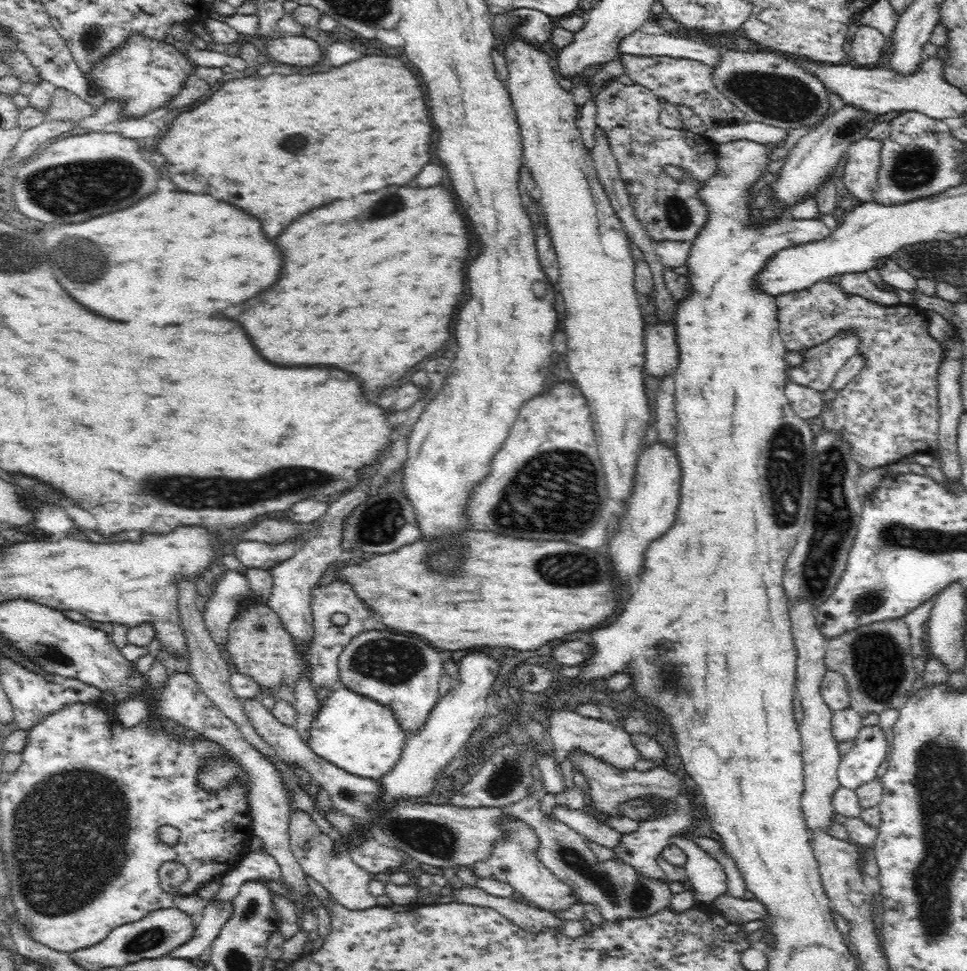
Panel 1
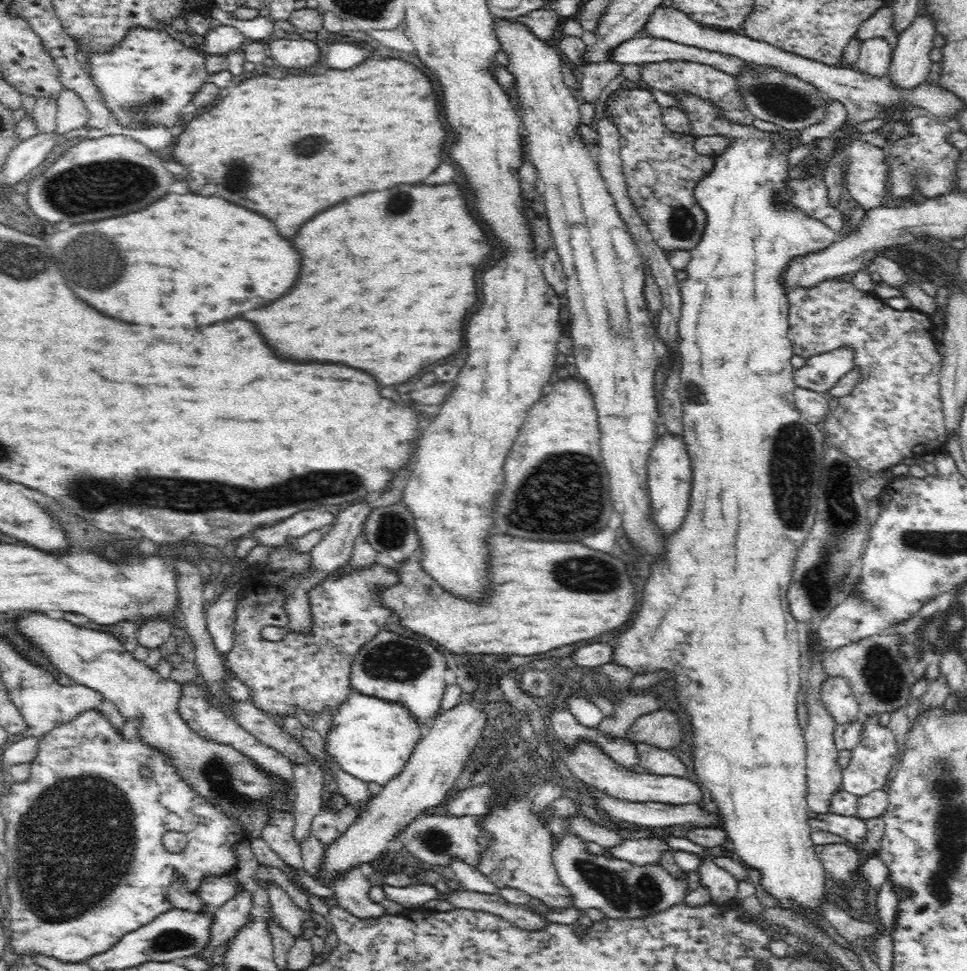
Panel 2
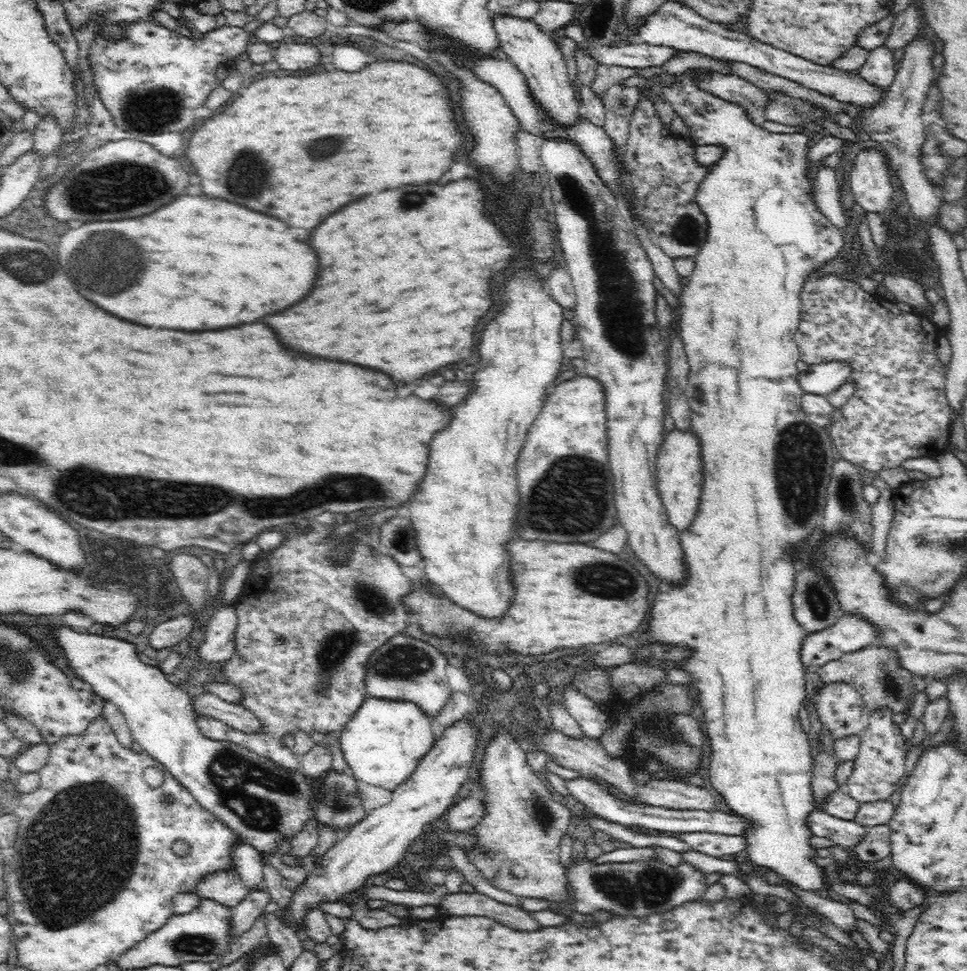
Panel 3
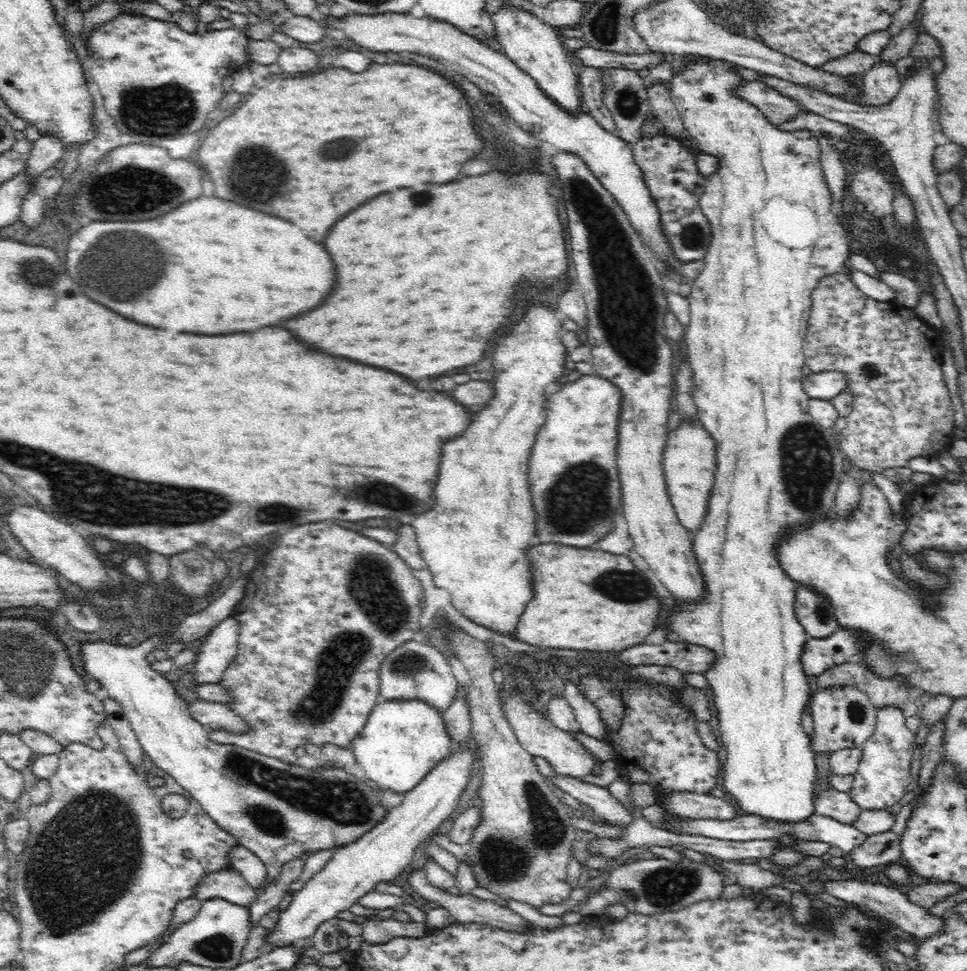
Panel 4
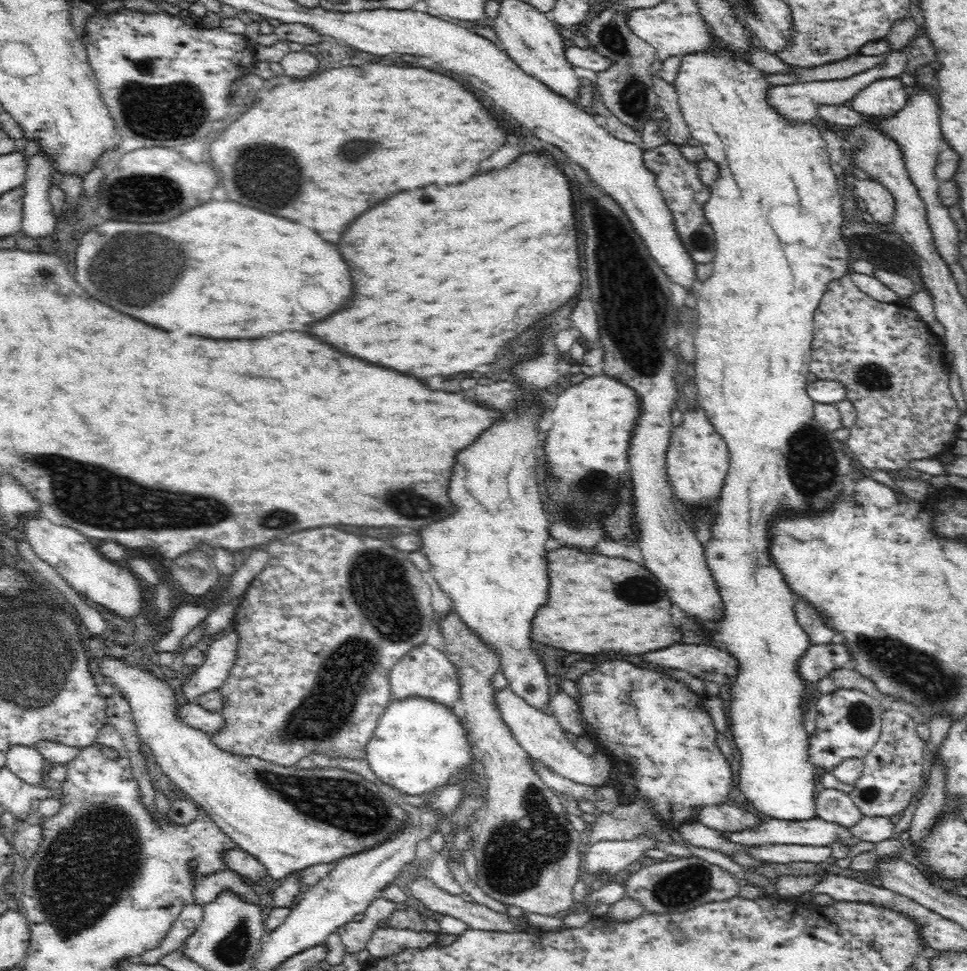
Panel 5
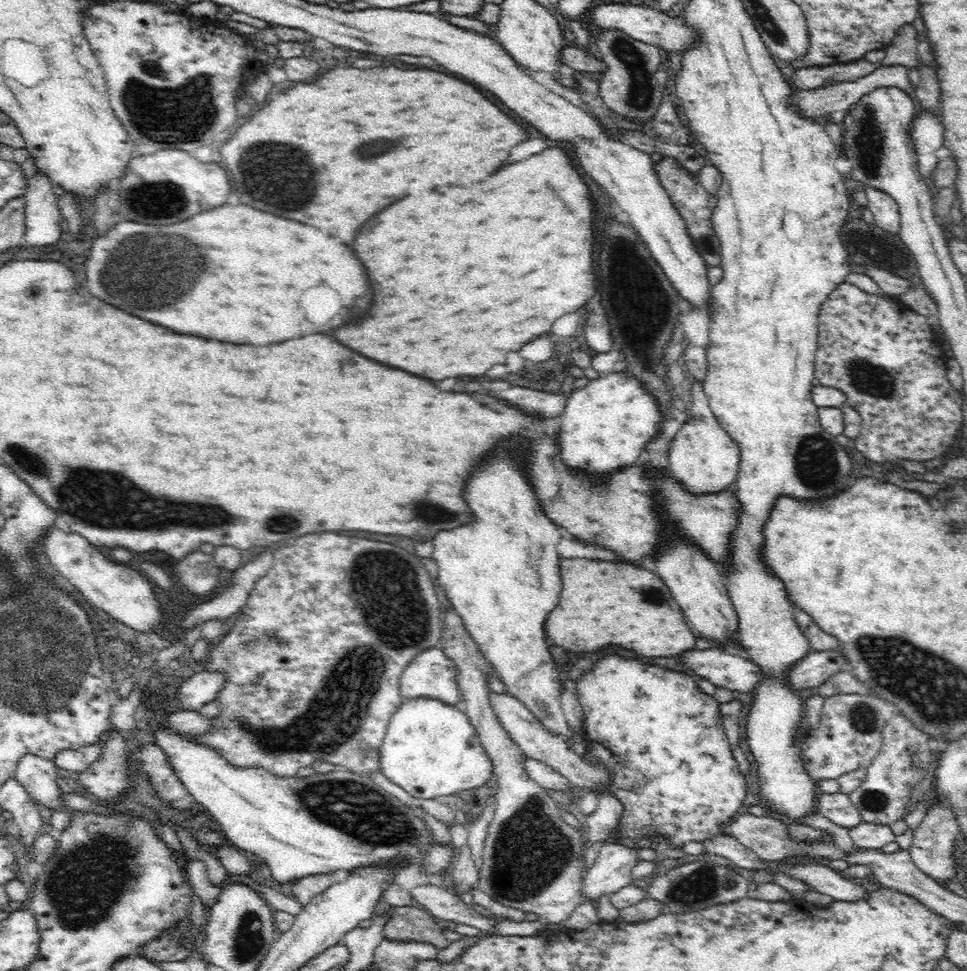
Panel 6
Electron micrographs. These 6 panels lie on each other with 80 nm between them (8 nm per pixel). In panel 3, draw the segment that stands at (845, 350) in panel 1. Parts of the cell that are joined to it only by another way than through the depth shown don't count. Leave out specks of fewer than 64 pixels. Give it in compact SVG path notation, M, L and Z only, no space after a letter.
M830 361L812 365L808 372L800 373L797 380L804 393L826 397L848 383L851 375L850 365Z

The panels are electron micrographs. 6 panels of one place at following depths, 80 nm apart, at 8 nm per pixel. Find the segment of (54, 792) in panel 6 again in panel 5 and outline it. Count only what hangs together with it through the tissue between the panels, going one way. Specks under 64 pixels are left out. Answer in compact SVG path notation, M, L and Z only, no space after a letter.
M14 745L7 752L6 766L22 781L42 788L48 776L50 763L38 750Z

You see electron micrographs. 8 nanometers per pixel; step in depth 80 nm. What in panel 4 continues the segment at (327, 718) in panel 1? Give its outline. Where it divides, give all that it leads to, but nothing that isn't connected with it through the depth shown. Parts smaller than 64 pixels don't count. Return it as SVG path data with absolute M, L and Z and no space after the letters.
M417 699L384 700L372 709L363 731L353 740L352 750L372 782L402 792L418 786L438 762L445 761L454 750L451 745L443 712L435 706Z

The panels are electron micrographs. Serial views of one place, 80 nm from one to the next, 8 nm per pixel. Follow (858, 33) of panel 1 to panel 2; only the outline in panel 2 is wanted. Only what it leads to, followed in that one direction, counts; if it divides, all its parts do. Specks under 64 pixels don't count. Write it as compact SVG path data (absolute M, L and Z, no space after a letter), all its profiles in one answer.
M882 38L866 39L860 43L860 56L854 70L874 77L888 77L891 65L892 48Z

